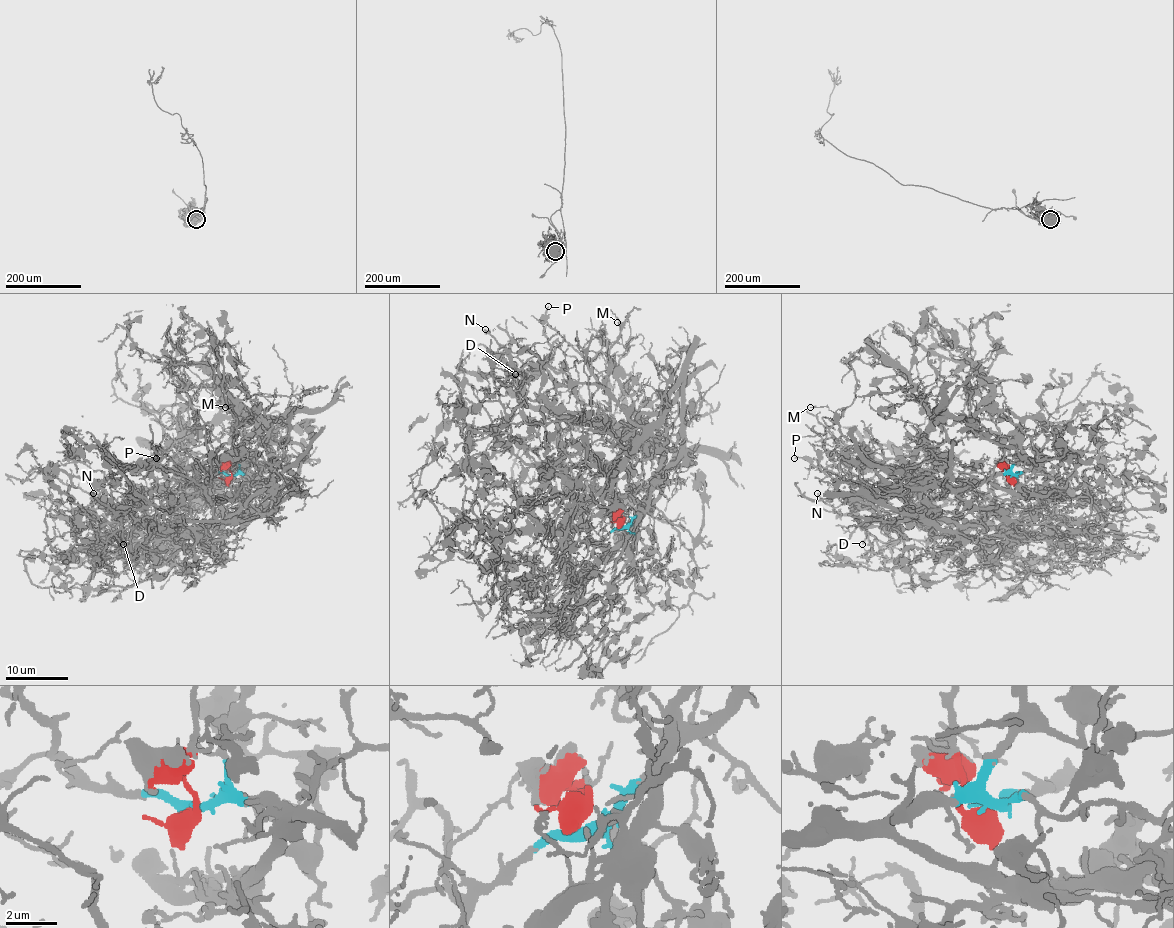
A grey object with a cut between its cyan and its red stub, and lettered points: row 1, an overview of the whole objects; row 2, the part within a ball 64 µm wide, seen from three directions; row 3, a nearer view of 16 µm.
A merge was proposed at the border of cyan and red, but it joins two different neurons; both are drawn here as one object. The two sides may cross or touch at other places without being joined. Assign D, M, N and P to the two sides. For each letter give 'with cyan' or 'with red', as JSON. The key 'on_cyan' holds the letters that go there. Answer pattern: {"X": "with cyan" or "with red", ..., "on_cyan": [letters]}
{"D": "with cyan", "M": "with cyan", "N": "with cyan", "P": "with cyan", "on_cyan": ["D", "M", "N", "P"]}

